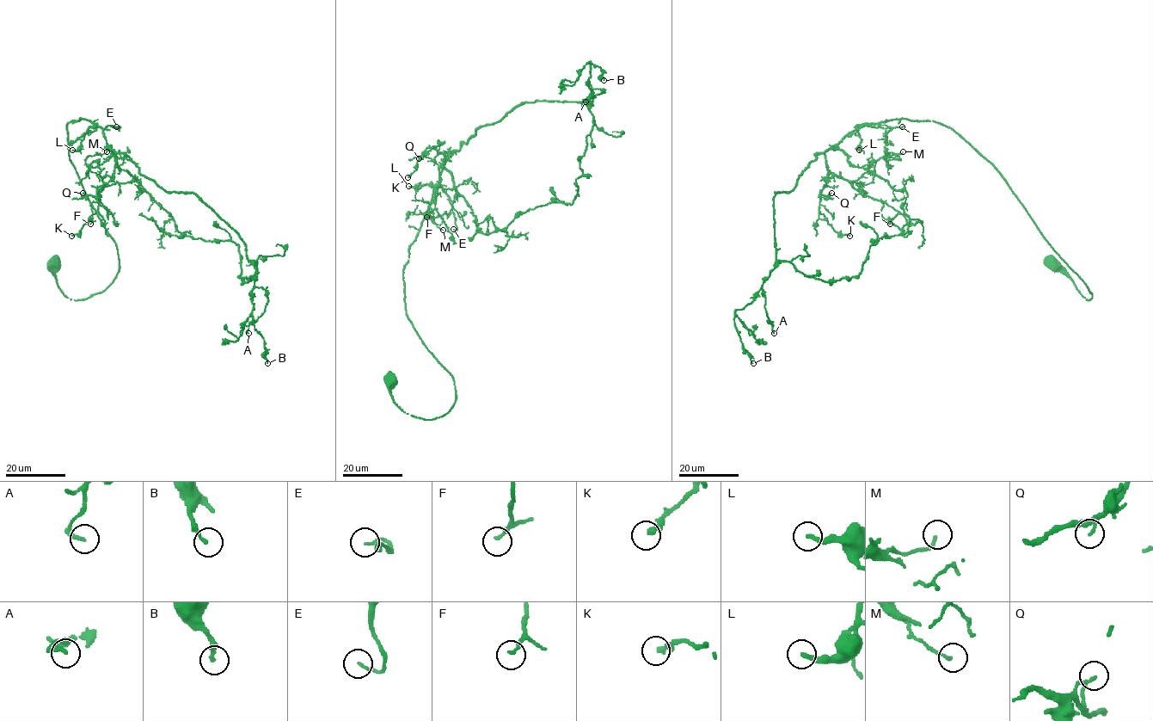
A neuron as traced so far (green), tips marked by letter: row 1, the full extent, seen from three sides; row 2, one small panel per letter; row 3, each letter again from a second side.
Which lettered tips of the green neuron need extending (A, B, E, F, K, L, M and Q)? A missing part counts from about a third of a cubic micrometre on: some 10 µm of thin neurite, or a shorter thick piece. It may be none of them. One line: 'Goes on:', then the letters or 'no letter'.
Goes on: no letter

